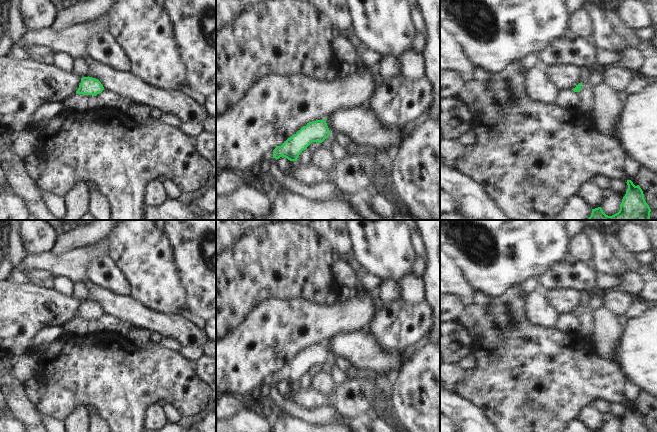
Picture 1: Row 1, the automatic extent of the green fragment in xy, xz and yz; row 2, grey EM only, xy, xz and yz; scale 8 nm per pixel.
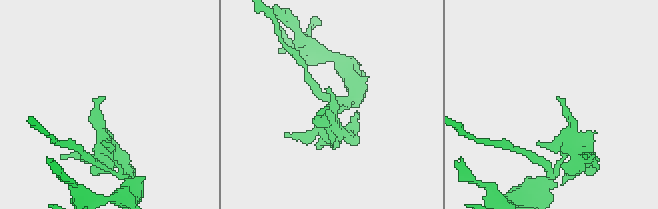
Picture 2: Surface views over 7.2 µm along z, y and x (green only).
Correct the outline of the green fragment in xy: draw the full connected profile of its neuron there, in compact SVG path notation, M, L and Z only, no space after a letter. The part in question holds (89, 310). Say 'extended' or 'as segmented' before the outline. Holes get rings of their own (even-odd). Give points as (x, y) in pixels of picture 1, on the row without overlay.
as segmented; M83 301L81 302L81 307L76 317L96 320L97 318L101 317L103 314L104 311L98 303L92 301Z

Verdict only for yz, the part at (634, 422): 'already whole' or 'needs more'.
already whole

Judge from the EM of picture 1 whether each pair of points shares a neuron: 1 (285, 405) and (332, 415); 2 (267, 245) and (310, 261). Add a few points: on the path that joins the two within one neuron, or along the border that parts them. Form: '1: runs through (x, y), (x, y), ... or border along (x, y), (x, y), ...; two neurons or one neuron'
1: runs through (297, 412), (306, 415), (320, 415); one neuron
2: runs through (278, 256), (284, 261), (299, 261); one neuron

